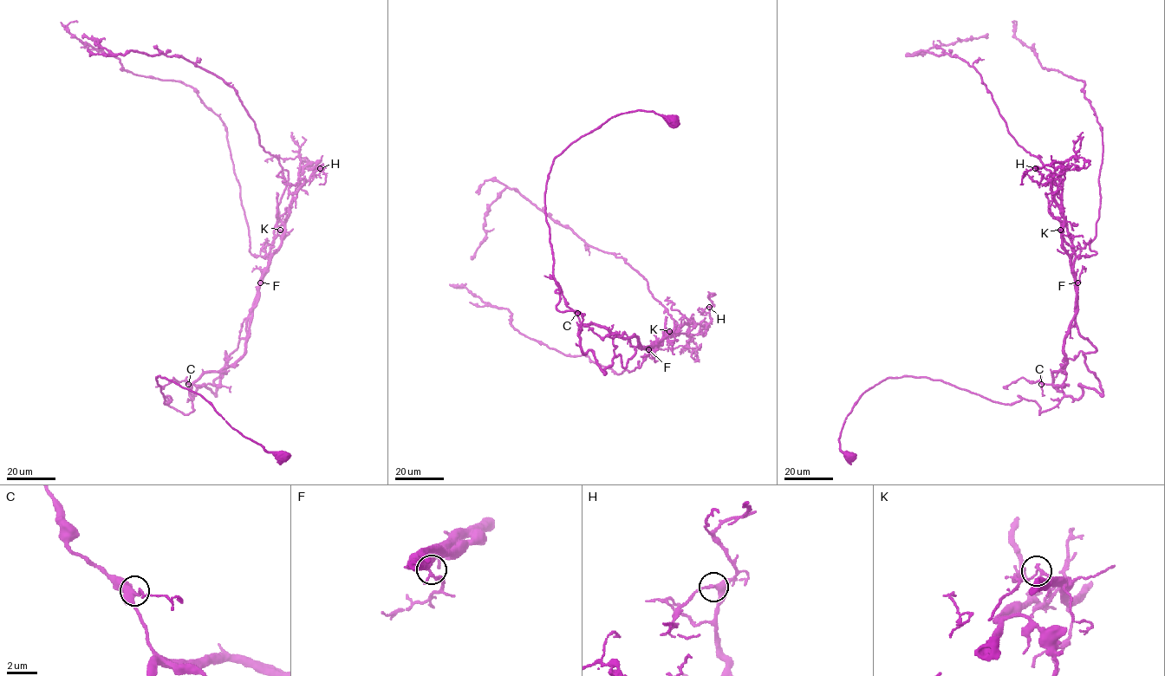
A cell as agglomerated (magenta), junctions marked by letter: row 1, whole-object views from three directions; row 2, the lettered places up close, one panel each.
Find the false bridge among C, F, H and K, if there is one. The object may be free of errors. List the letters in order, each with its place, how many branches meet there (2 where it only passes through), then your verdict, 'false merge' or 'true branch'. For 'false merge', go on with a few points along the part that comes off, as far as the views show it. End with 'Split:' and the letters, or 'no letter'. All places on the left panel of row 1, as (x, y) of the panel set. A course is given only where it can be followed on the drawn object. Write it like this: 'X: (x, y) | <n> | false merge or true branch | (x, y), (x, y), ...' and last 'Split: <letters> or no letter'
C: (188, 384) | 3 | true branch
F: (260, 282) | 3 | true branch
H: (320, 168) | 3 | true branch
K: (280, 230) | 3 | false merge | (280, 230), (276, 230), (276, 192)
Split: K

